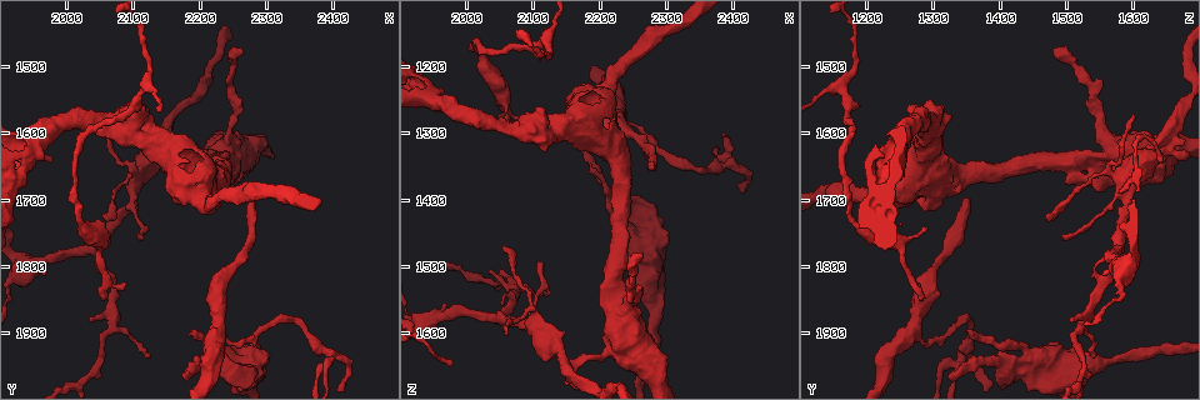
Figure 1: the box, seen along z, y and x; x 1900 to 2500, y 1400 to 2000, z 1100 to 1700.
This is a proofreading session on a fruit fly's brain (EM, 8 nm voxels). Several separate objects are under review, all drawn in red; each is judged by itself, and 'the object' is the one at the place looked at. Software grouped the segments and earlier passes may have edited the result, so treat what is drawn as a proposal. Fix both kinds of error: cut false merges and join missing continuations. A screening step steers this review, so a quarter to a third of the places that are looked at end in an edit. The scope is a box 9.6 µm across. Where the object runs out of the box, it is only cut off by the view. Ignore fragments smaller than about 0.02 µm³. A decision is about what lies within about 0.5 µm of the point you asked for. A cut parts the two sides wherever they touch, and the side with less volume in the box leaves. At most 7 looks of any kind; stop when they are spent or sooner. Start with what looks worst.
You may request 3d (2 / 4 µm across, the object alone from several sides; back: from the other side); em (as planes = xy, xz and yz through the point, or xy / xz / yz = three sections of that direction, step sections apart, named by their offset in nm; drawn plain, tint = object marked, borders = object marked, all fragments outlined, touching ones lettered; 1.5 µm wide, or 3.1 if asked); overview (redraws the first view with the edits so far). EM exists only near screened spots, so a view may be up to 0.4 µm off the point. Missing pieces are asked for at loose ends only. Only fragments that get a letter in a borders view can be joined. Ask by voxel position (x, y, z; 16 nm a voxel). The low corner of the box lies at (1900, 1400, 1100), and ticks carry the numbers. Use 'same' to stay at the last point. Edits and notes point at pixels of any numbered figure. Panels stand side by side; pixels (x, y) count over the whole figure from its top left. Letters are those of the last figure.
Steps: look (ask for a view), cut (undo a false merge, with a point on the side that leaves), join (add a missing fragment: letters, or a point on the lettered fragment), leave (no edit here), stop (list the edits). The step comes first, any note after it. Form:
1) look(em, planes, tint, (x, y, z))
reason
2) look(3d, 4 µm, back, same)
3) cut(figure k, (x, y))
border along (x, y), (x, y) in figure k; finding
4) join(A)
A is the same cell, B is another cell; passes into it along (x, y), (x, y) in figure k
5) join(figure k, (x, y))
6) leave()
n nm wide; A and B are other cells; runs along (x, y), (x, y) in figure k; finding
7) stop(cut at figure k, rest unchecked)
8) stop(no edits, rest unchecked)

look(3d, 2 µm, (2060, 1840, 1290))

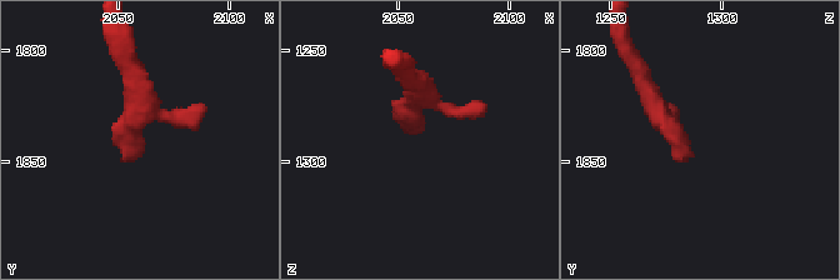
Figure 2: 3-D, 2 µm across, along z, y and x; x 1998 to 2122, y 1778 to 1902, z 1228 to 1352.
look(em, xz, step 4, tint, (2060, 1845, 1288))

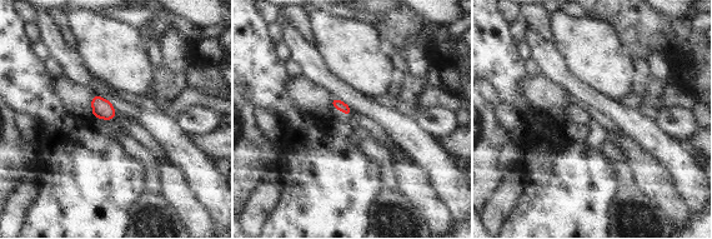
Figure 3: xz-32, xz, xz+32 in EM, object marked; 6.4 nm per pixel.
look(em, xz, step 4, borders, same)
what lies round it

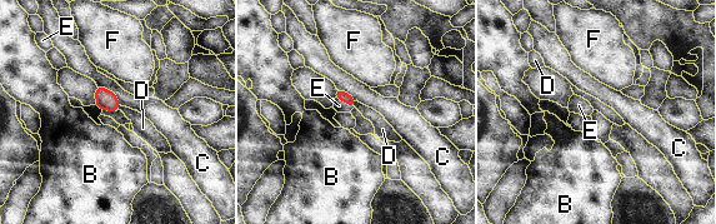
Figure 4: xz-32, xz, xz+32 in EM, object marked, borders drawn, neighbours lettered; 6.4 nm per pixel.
join(E)
E is the same cell, B, C, D and F are other cells; passes into it along (340, 94), (345, 101), (339, 105) in figure 4; it goes on there

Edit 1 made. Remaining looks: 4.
look(3d, 4 µm, (2280, 1705, 1355))
branch stops here

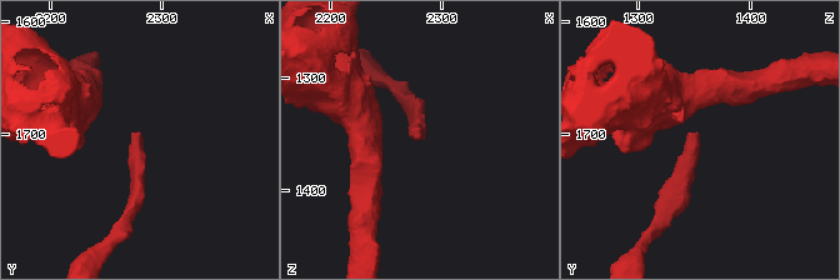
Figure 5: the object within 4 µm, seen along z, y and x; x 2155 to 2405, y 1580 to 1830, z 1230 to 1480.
look(em, planes, borders, (2282, 1702, 1352))

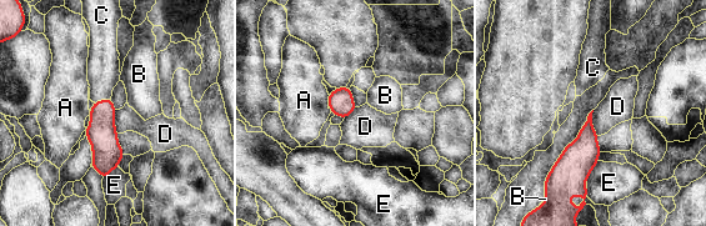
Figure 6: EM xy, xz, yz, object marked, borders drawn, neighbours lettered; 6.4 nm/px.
join(C)
C is the same cell, A, B, D and E are other cells; passes into it along (103, 136), (101, 100), (104, 73) in figure 6; the neuron continues

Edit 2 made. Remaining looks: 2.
look(em, yz, step 8, tint, (2160, 1620, 1650))
abrupt turn

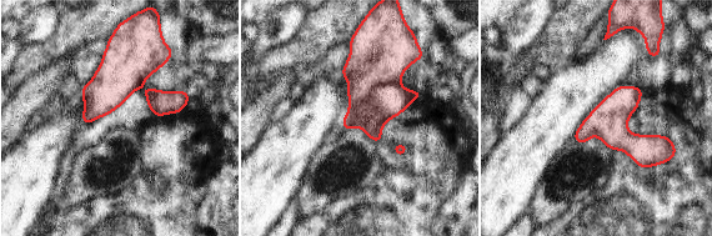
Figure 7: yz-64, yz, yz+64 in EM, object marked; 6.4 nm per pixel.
look(em, planes, borders, same)

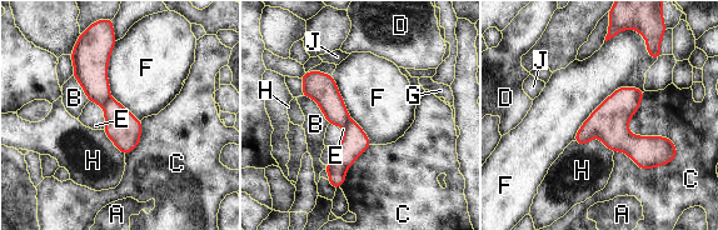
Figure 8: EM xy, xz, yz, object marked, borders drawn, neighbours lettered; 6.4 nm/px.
cut(figure 8, (324, 91))
130 nm wide; A, B, C, D, E, F, G, H and J are other cells; border along (349, 118), (344, 128) in figure 8; a second neuron is stuck on

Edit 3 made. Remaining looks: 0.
stop(join at figure 4, join at figure 6, cut at figure 8, rest unchecked)

